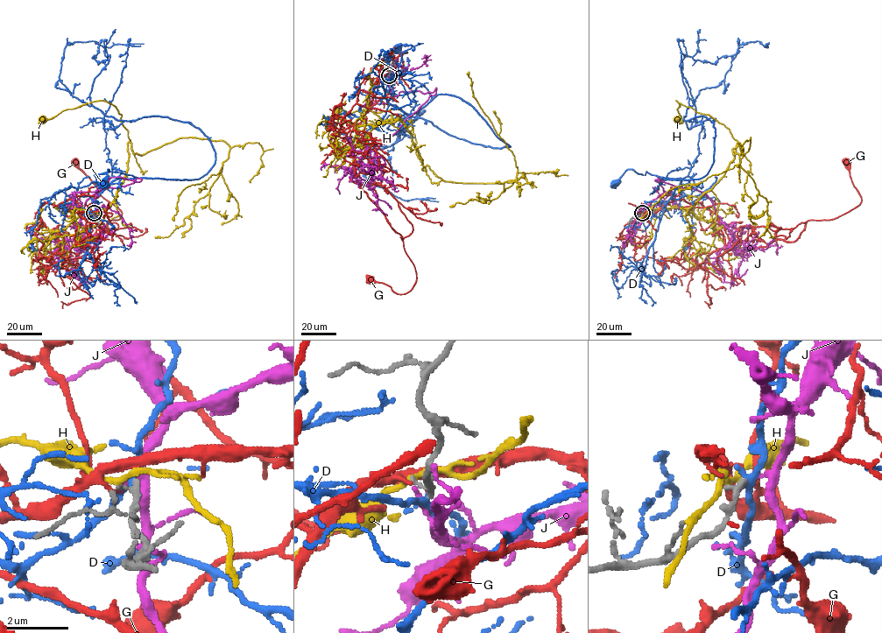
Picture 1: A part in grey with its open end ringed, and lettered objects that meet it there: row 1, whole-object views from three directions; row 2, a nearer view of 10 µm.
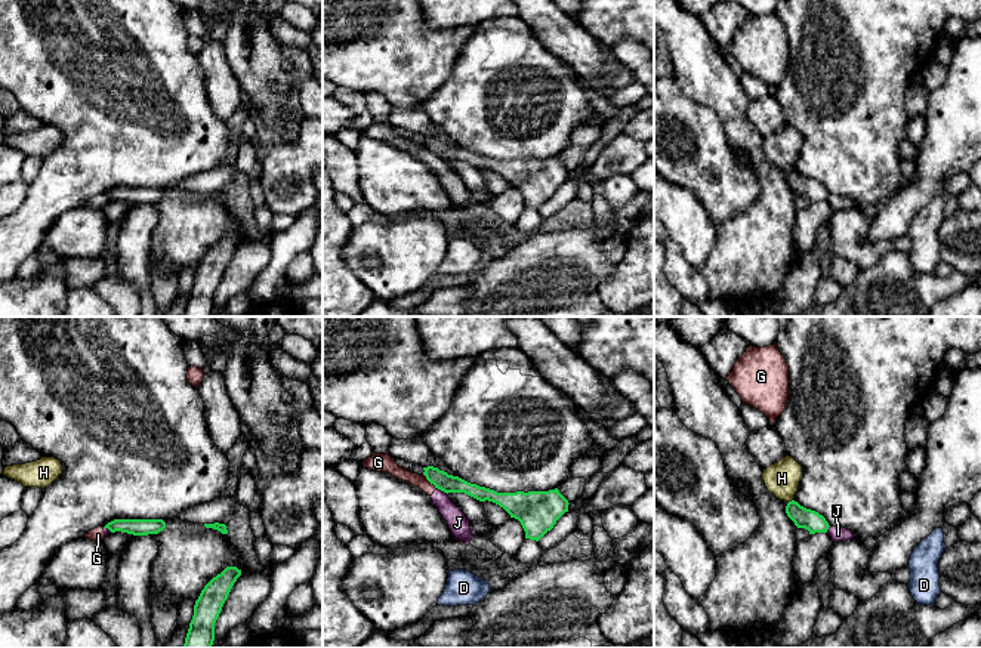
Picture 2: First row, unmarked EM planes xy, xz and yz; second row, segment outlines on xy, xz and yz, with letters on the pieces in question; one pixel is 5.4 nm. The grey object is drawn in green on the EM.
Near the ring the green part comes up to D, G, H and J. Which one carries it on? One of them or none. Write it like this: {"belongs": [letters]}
{"belongs": []}

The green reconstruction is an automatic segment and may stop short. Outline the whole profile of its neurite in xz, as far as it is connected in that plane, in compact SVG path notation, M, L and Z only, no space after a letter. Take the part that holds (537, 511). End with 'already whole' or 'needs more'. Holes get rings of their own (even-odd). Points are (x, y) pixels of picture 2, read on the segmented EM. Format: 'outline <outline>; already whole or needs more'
outline M423 468L426 479L444 493L465 493L479 502L493 502L521 522L525 539L539 541L568 512L568 500L558 488L549 491L497 493L448 475L438 468Z; already whole

